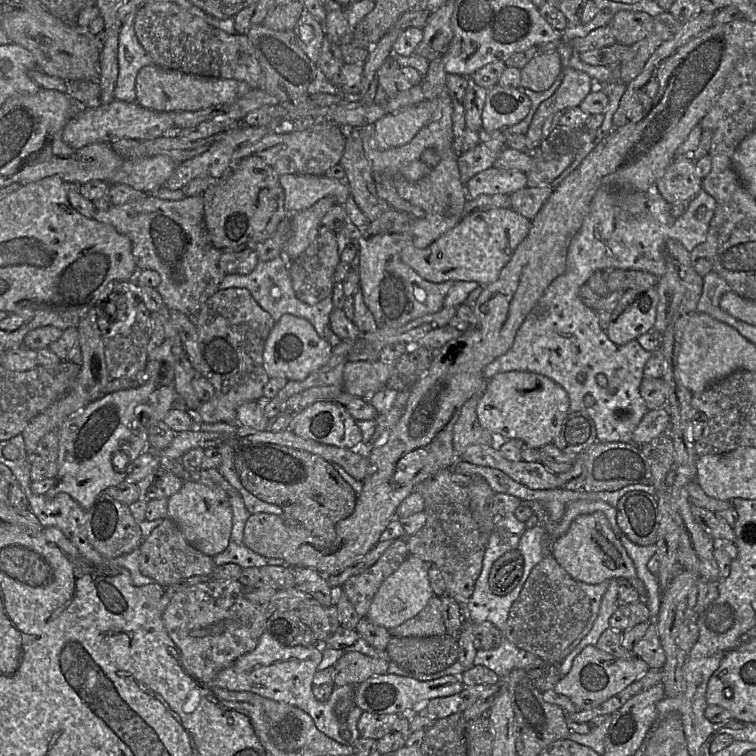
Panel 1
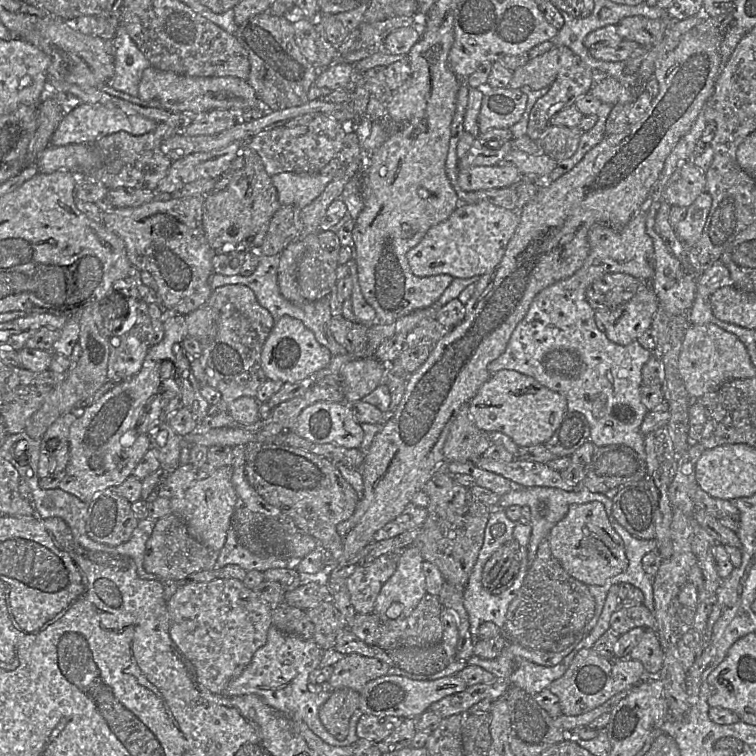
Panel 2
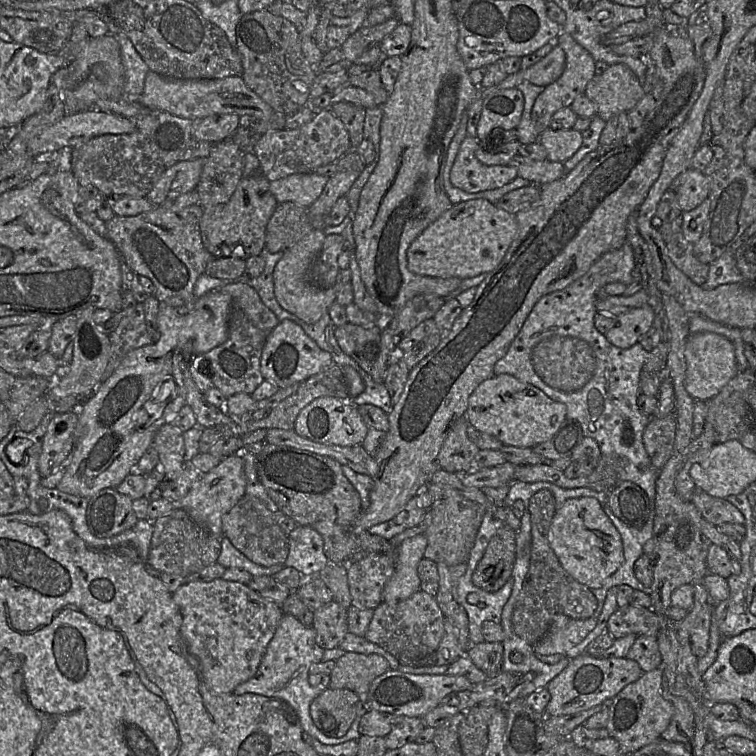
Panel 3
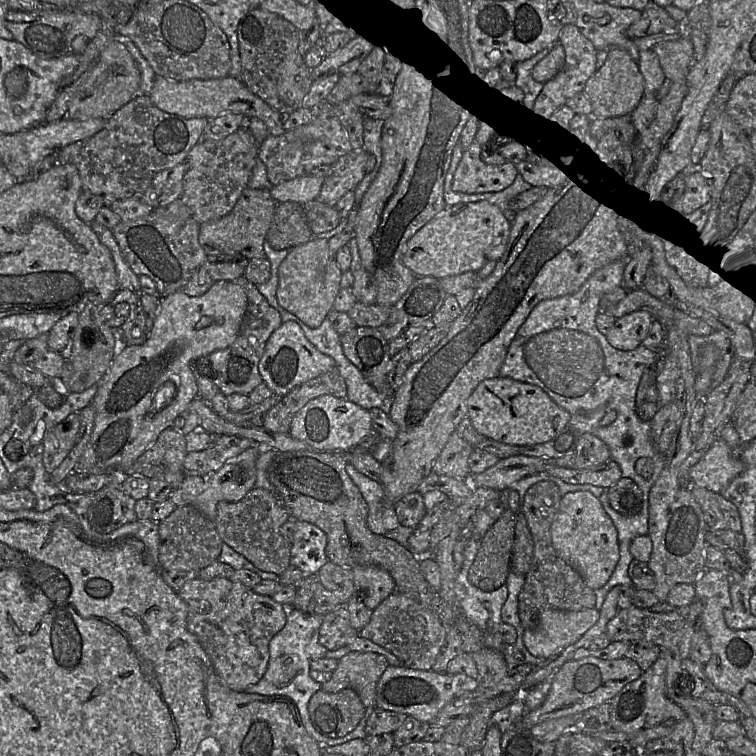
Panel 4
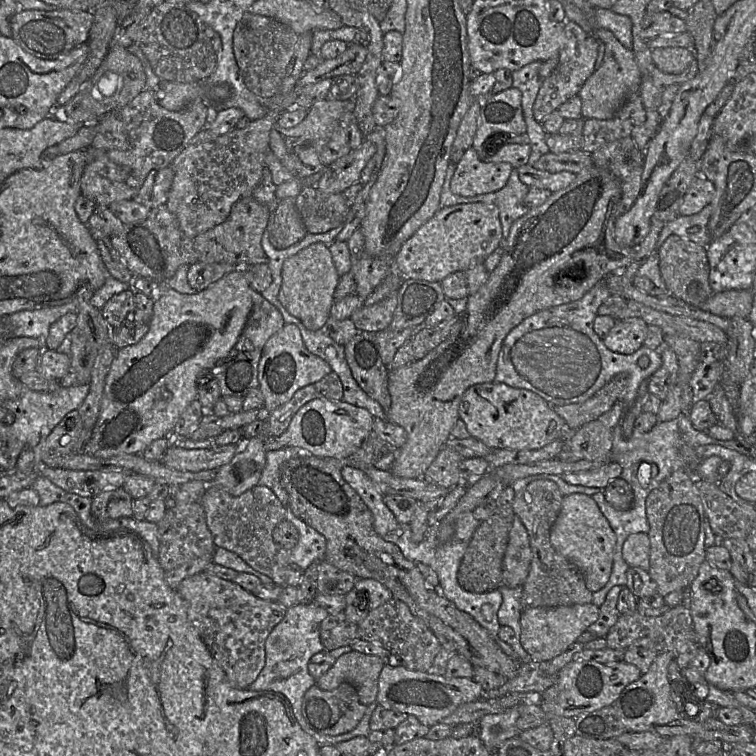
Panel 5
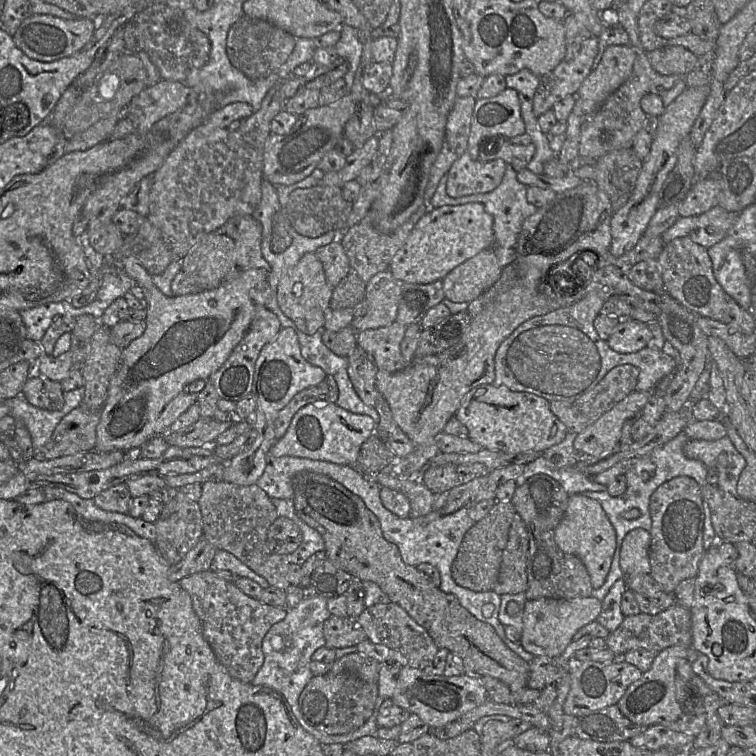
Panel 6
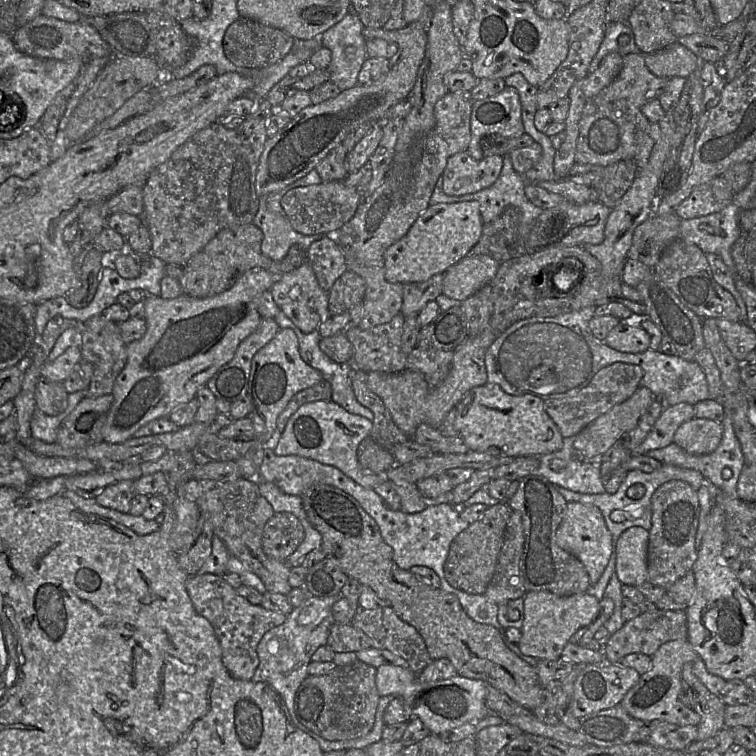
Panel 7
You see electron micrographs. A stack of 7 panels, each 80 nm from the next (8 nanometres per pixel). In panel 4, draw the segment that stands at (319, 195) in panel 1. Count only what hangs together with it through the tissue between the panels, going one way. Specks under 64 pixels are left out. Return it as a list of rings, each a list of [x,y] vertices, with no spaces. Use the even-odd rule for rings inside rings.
[[[305,174],[283,181],[269,190],[277,203],[296,202],[301,205],[317,199],[325,177]]]

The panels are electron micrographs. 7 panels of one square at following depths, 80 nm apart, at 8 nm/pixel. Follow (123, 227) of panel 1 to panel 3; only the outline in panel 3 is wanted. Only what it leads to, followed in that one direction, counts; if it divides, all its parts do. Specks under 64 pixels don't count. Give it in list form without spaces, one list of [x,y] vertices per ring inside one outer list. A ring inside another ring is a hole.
[[[199,204],[188,206],[178,212],[171,211],[162,205],[151,211],[136,216],[115,215],[107,221],[107,238],[110,239],[128,267],[139,276],[148,277],[155,286],[153,294],[160,303],[180,308],[192,305],[197,299],[193,293],[194,285],[200,275],[205,272],[211,254],[205,249],[200,234],[200,219],[204,208]]]

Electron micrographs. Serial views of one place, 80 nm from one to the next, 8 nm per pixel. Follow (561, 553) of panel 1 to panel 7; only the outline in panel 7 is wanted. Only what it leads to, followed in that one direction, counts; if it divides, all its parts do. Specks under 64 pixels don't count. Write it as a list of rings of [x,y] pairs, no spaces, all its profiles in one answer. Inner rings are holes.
[[[567,502],[565,516],[556,532],[556,542],[560,548],[584,564],[591,584],[599,580],[611,556],[612,535],[597,507],[580,502]]]

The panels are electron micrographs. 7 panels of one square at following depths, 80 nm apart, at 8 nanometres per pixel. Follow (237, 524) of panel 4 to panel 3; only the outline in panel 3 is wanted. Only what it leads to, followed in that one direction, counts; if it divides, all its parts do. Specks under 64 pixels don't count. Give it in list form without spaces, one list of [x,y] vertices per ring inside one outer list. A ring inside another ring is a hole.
[[[245,494],[239,502],[222,517],[223,536],[252,562],[270,567],[284,564],[289,554],[289,538],[283,534],[280,522],[286,515],[270,511],[258,498]]]

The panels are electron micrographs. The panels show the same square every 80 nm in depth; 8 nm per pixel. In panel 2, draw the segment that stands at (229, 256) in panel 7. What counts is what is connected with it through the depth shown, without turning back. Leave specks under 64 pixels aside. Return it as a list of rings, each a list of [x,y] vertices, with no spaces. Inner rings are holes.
[[[243,148],[241,155],[244,157],[244,166],[231,174],[228,185],[217,191],[212,191],[204,198],[203,229],[205,237],[216,254],[226,254],[235,250],[257,251],[264,243],[272,217],[281,207],[278,193],[272,183],[272,178],[265,170],[261,157],[254,151]]]

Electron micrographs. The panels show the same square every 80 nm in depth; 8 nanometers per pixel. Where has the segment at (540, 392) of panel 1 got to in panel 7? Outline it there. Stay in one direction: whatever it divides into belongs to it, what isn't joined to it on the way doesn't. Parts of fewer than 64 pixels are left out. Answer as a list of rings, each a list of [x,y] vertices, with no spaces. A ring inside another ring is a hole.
[[[487,383],[468,392],[456,406],[455,428],[470,451],[485,452],[495,456],[535,456],[556,452],[563,447],[563,436],[548,415],[545,401],[533,394],[514,396],[507,394],[499,385]]]

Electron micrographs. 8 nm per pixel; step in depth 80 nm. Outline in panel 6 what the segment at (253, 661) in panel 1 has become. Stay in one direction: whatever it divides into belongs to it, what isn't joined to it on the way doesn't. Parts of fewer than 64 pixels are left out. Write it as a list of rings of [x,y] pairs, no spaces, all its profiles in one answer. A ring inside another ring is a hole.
[[[317,595],[306,596],[297,606],[288,608],[286,617],[273,625],[265,635],[262,642],[264,663],[250,683],[254,686],[263,685],[280,693],[288,702],[298,723],[307,733],[317,739],[321,745],[346,745],[364,736],[376,737],[378,729],[377,715],[384,699],[378,697],[372,716],[363,726],[348,734],[323,734],[315,730],[304,720],[298,705],[298,699],[305,686],[314,677],[310,670],[311,658],[317,649],[325,647],[326,641],[323,634],[323,625],[330,616],[331,613],[327,607],[327,599]]]

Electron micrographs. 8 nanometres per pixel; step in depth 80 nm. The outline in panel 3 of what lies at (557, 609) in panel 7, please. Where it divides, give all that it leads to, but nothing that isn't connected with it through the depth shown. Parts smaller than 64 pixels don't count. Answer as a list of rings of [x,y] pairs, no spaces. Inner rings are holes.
[[[557,615],[554,617],[547,635],[534,645],[536,655],[566,654],[580,642],[596,627],[599,616],[595,619],[572,619],[566,615]]]

